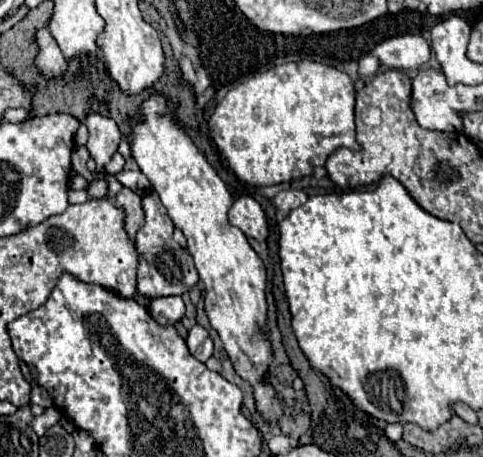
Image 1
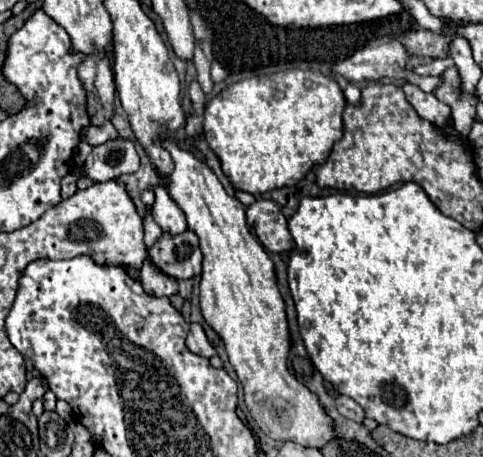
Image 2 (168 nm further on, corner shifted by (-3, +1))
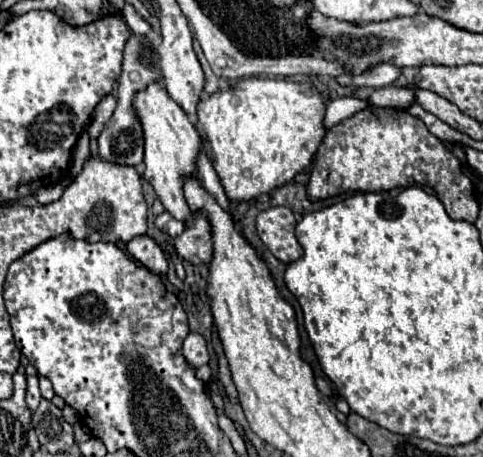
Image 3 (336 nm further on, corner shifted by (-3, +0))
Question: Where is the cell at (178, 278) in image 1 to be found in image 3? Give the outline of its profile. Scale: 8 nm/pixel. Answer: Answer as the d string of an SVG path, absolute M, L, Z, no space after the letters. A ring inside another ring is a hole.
M197 215L195 221L189 223L179 237L175 237L175 249L177 255L191 265L211 261L211 227L207 225L207 219L203 215Z

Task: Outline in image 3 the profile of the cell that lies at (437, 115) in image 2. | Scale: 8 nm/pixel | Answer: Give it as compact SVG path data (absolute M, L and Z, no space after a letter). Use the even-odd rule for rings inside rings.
M417 85L413 87L381 87L375 89L373 95L369 97L371 105L375 107L393 107L393 109L407 109L409 105L415 103L415 93L417 93Z

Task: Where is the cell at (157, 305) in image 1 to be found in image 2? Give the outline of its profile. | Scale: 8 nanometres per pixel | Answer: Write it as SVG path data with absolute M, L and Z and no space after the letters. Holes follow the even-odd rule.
M151 258L143 262L139 278L145 292L151 296L173 296L177 292L177 280L171 280L171 276L163 276L163 272L159 272L155 264L151 264Z

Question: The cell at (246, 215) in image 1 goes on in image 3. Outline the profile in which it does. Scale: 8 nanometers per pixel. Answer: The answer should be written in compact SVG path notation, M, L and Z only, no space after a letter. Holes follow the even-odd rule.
M271 207L257 215L257 233L263 245L283 263L291 263L303 255L295 239L295 215L289 207Z

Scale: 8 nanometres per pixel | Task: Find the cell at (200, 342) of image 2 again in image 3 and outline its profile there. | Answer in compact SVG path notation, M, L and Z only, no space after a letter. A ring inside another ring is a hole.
M189 333L183 341L183 355L193 367L201 367L209 363L209 349L205 339L199 333Z

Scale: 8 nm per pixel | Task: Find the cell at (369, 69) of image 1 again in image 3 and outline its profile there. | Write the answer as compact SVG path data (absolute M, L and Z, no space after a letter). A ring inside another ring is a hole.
M343 95L343 97L337 97L333 99L329 105L327 105L327 113L325 113L325 127L329 129L331 125L351 117L353 113L357 113L359 109L365 109L367 107L367 101L361 99L361 97L355 97L355 95Z

